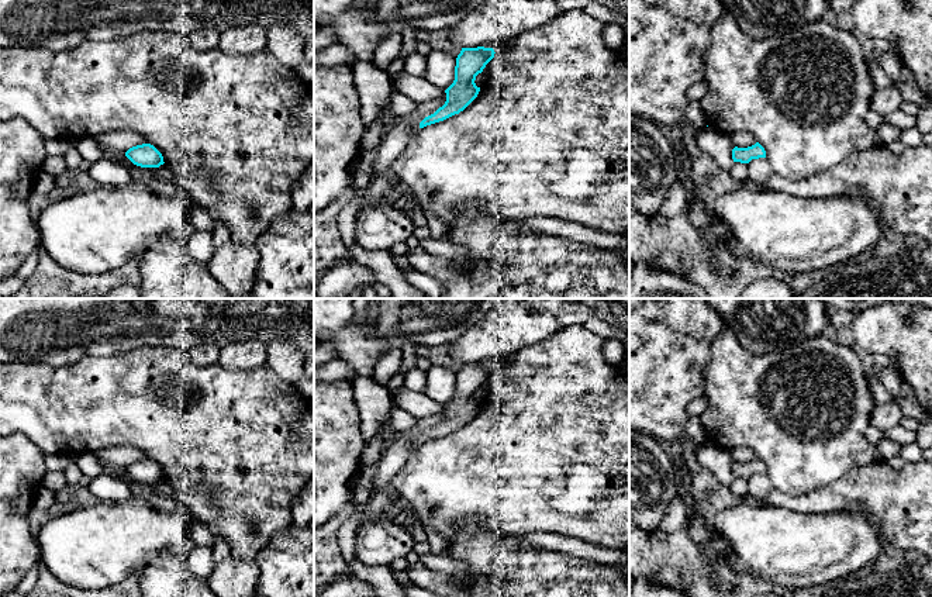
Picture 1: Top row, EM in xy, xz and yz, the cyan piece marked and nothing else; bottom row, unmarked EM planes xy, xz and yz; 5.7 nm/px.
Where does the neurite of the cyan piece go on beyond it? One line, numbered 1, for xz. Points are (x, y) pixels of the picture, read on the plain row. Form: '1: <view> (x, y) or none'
1: none

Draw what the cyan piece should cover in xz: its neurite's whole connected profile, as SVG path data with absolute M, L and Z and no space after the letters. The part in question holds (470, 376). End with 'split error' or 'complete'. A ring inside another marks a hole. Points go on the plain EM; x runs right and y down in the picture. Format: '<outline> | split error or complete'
M462 363L456 373L455 396L445 406L446 417L434 429L420 438L420 444L443 436L463 427L479 410L480 403L474 396L486 380L494 373L493 363Z | complete

